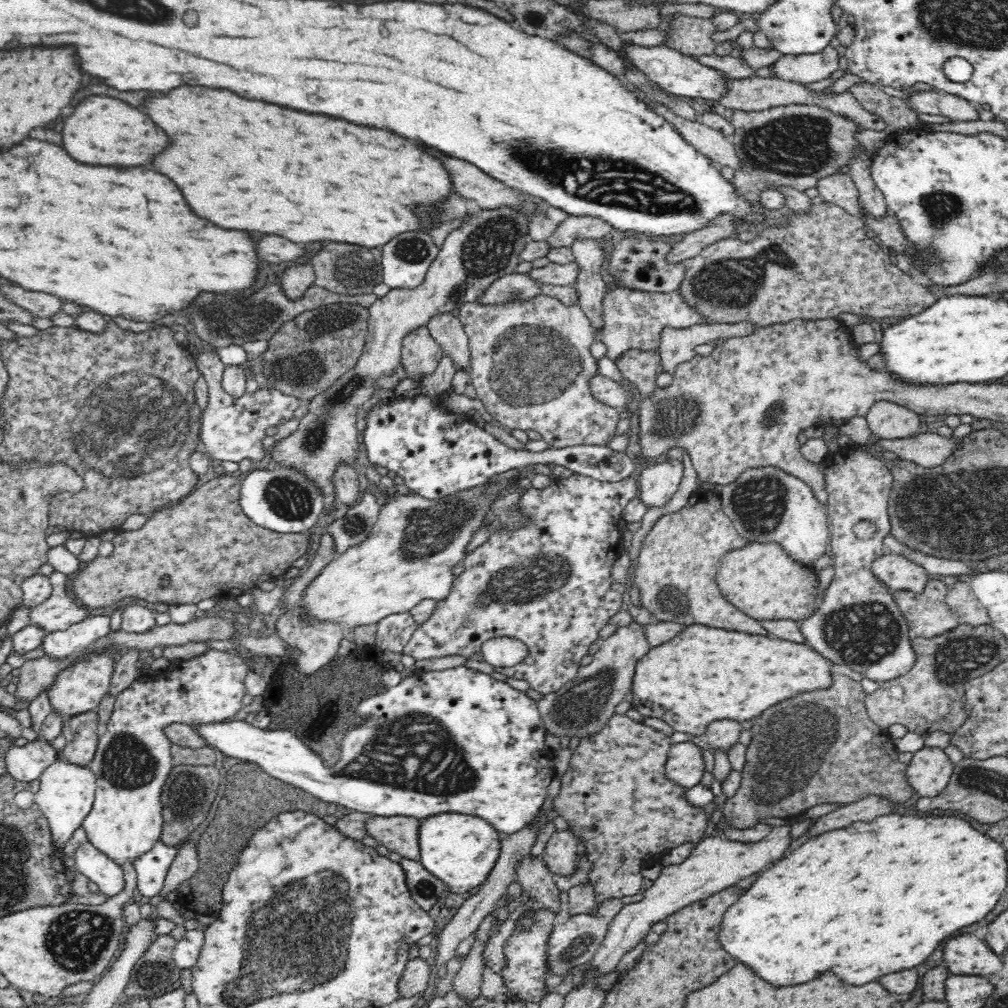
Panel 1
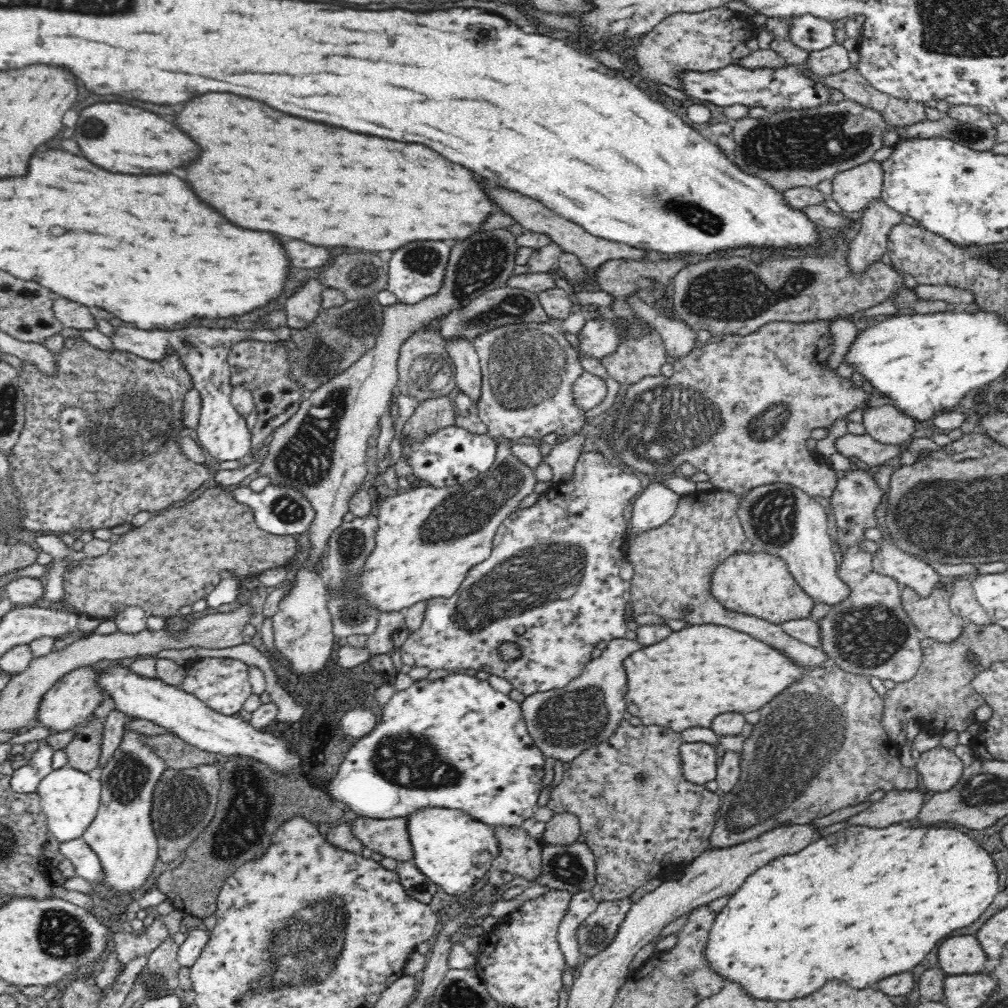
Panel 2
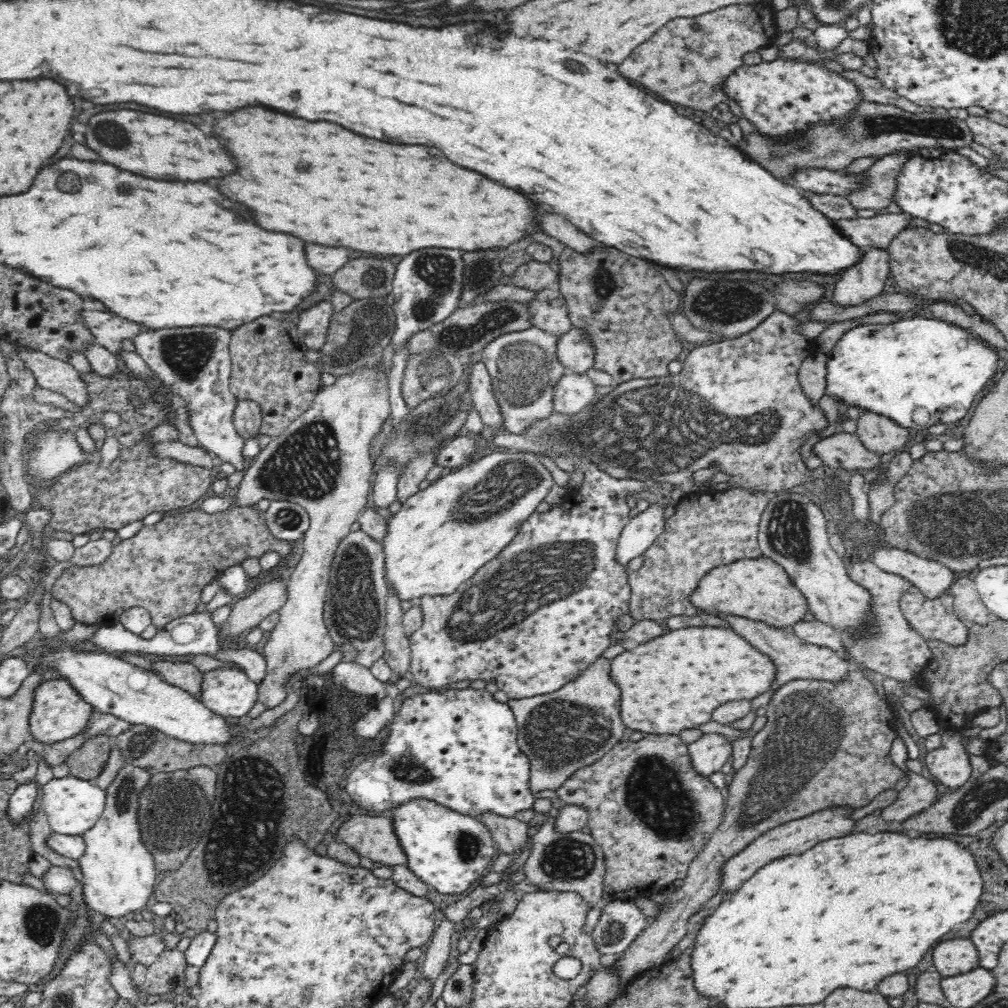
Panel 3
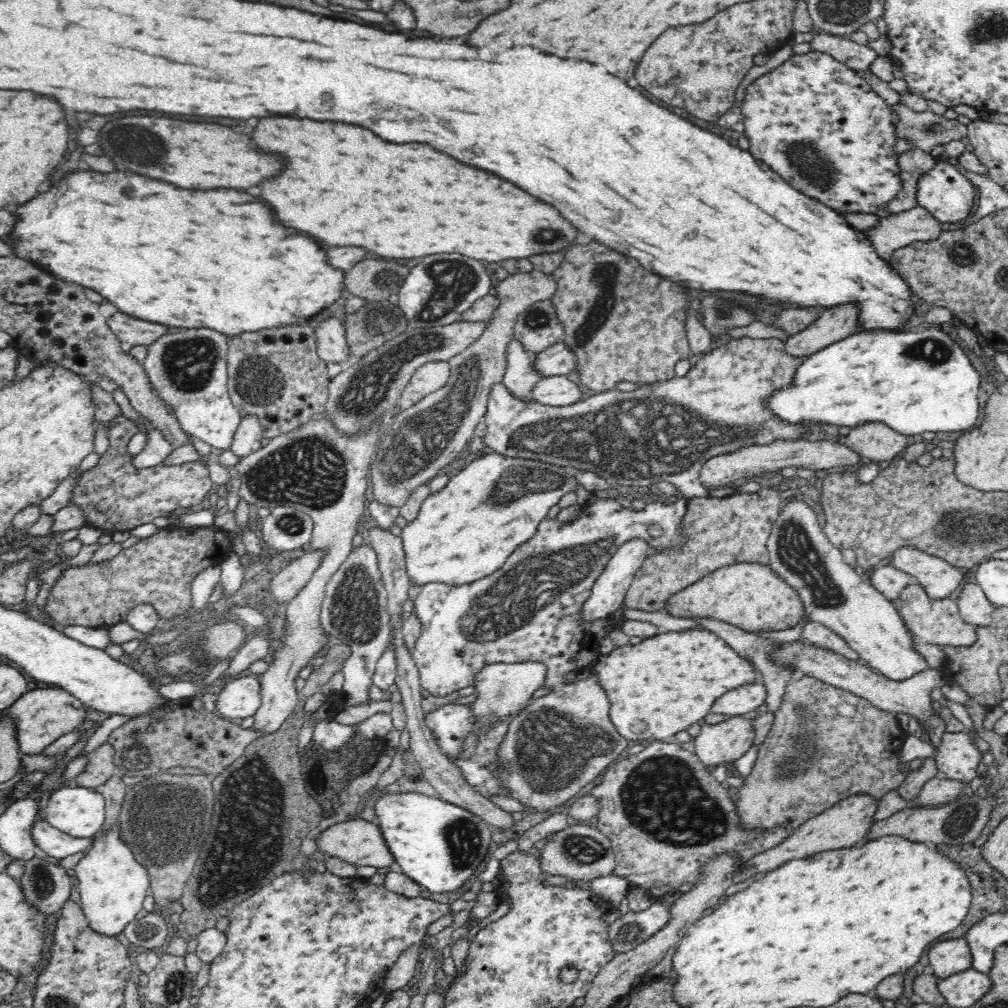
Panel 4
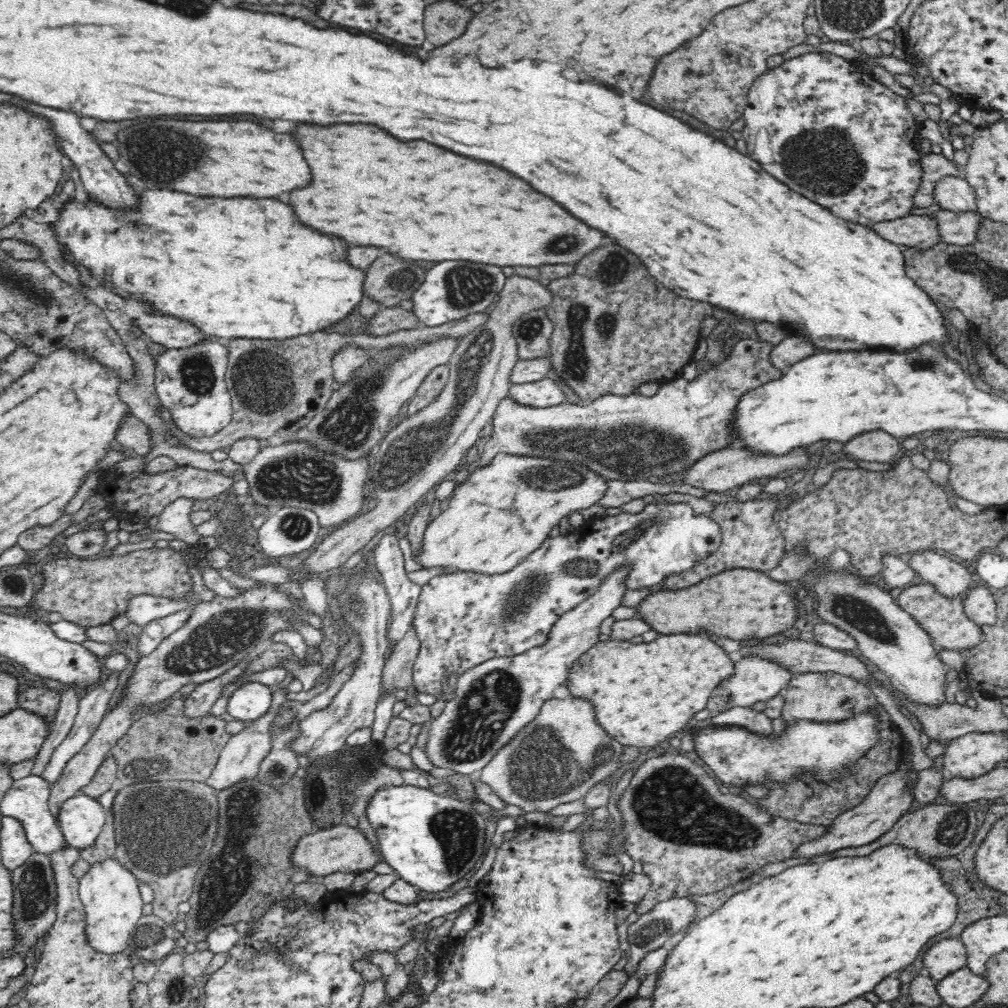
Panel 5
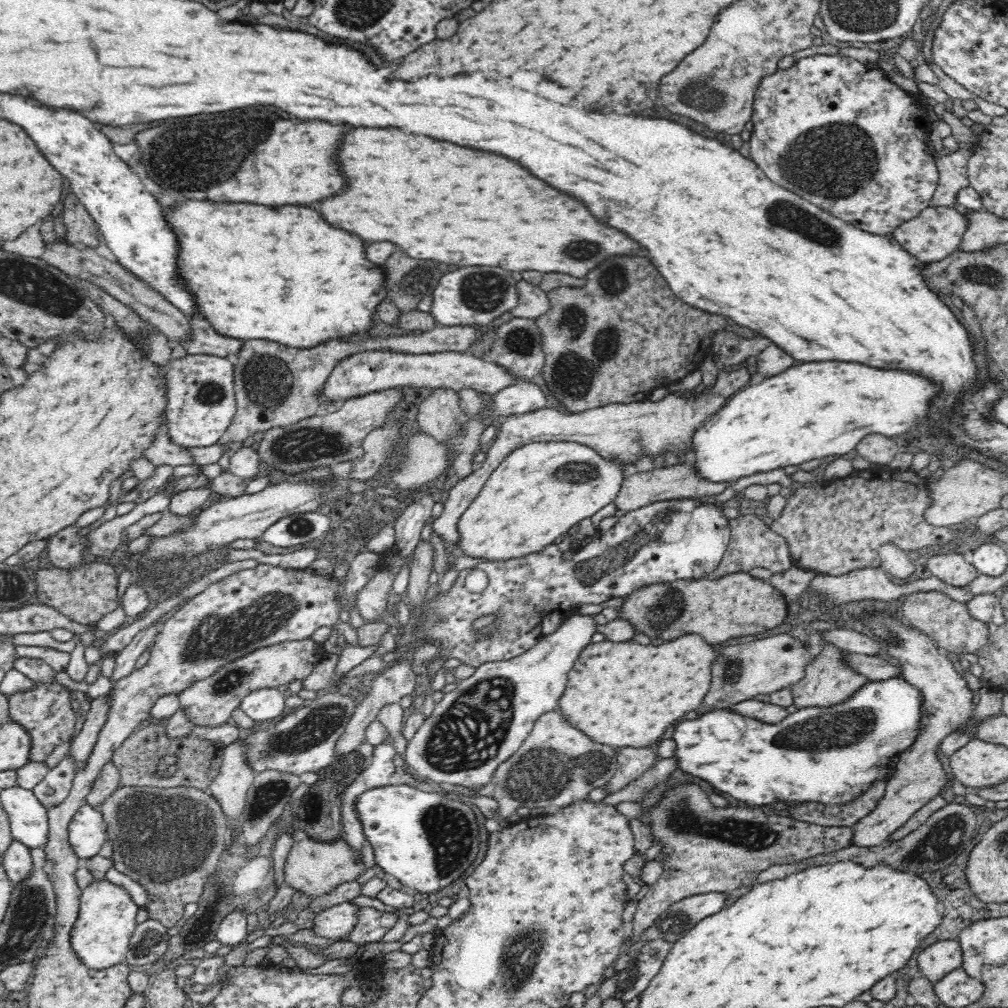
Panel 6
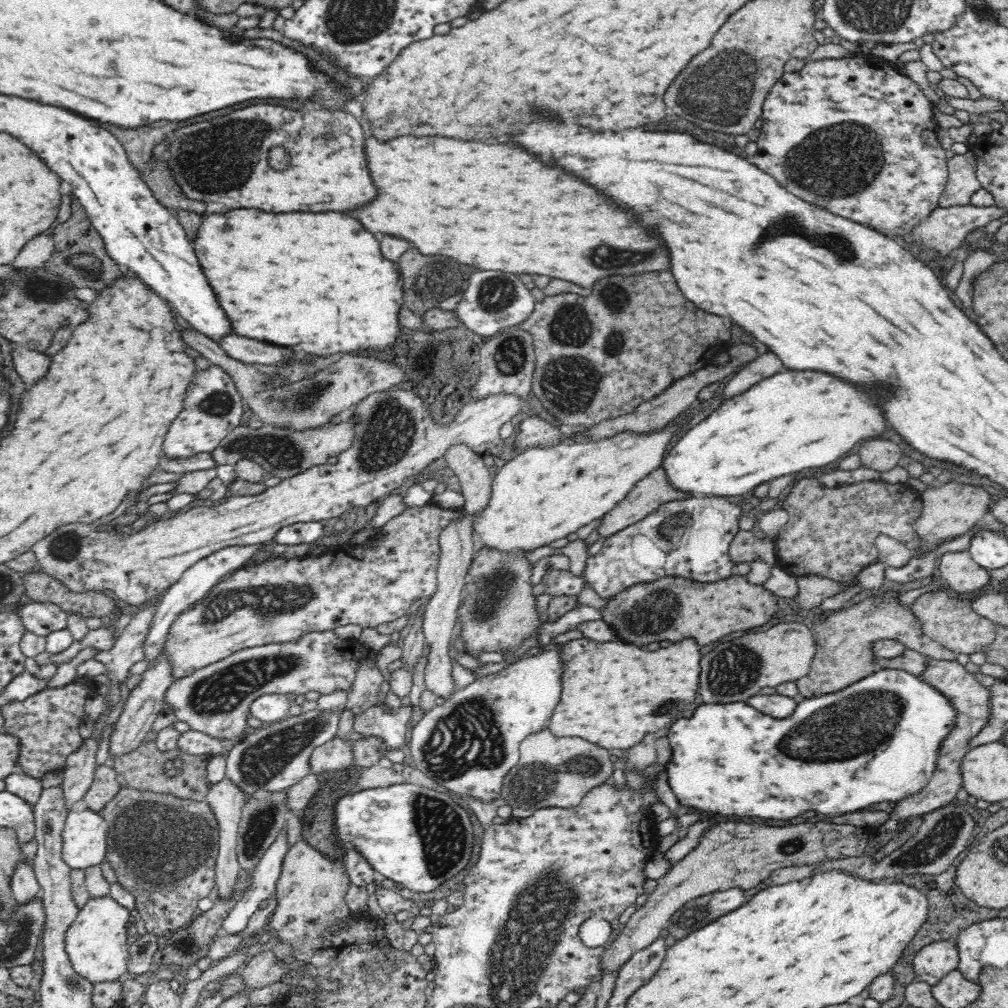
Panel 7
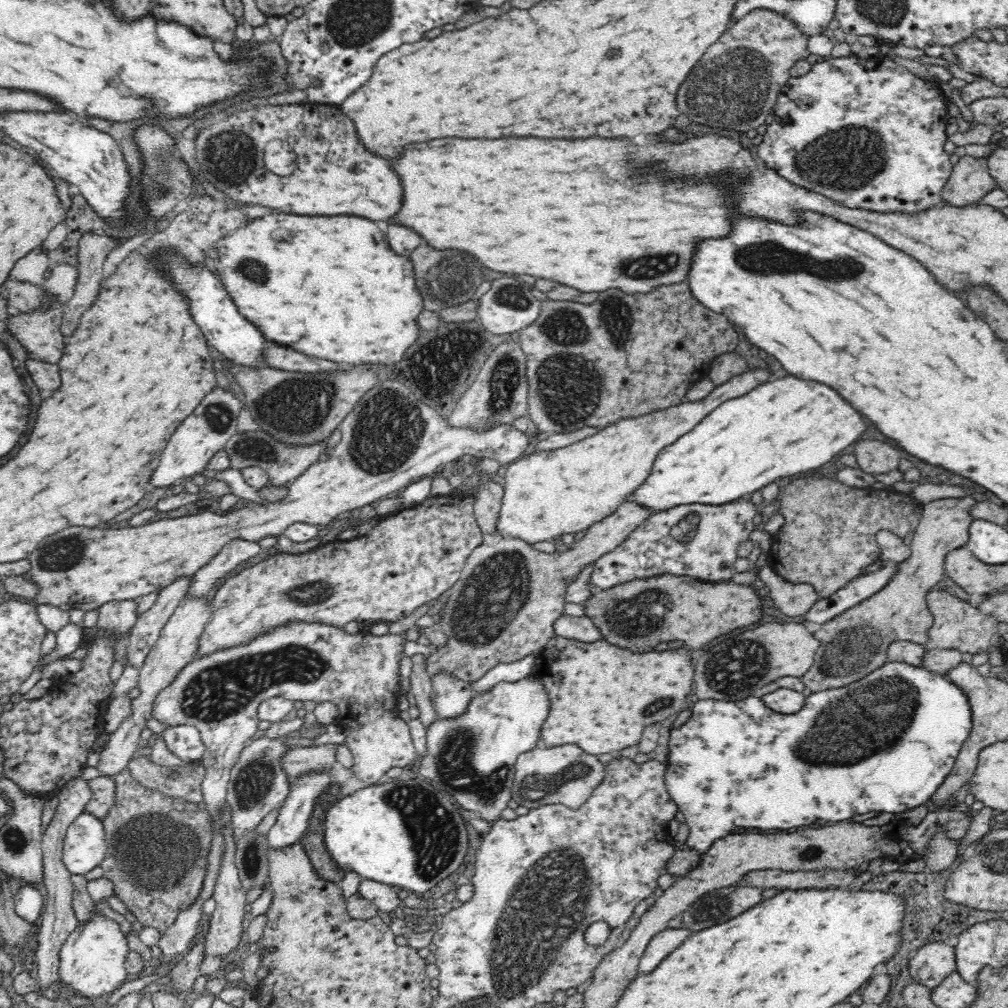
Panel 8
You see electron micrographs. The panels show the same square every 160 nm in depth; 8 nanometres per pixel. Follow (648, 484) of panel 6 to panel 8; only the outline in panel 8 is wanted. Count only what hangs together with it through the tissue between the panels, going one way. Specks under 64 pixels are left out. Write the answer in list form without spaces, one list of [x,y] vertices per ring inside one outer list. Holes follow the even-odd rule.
[[[624,501],[610,516],[594,523],[584,536],[569,547],[562,547],[552,553],[539,551],[529,542],[502,536],[494,544],[481,544],[466,559],[460,578],[448,589],[448,598],[439,613],[436,628],[447,637],[445,645],[434,647],[434,651],[424,654],[424,669],[432,680],[438,673],[452,675],[472,684],[480,680],[498,664],[515,663],[522,657],[535,655],[556,636],[553,625],[562,616],[568,587],[575,581],[578,573],[588,564],[594,564],[603,554],[620,546],[624,539],[651,514],[638,503]]]

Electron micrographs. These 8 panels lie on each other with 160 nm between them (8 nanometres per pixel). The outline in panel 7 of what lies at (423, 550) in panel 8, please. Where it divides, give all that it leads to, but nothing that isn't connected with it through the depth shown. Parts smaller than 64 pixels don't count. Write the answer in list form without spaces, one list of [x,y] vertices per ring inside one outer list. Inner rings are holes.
[[[428,502],[422,506],[410,506],[404,509],[402,514],[391,518],[384,526],[381,526],[376,531],[377,535],[374,537],[374,542],[370,546],[359,548],[359,546],[350,545],[338,545],[338,546],[326,546],[322,552],[318,555],[308,554],[302,557],[278,557],[264,561],[261,564],[242,567],[238,569],[228,577],[225,577],[220,581],[212,590],[200,601],[193,605],[186,611],[183,611],[177,616],[177,620],[171,625],[169,637],[165,642],[165,652],[173,664],[171,670],[172,676],[176,678],[182,678],[182,676],[190,676],[192,672],[204,666],[214,664],[214,662],[221,661],[222,658],[234,654],[237,650],[244,648],[252,648],[252,646],[262,646],[265,644],[290,642],[292,640],[298,640],[302,634],[306,632],[318,631],[334,631],[340,626],[347,626],[348,624],[356,624],[362,629],[377,628],[383,623],[392,623],[397,619],[401,619],[402,616],[408,615],[416,607],[416,602],[420,598],[430,598],[437,591],[437,566],[439,556],[441,553],[441,546],[439,545],[440,533],[450,524],[459,521],[462,517],[466,516],[466,512],[461,508],[449,508],[444,509],[438,506],[436,503]]]

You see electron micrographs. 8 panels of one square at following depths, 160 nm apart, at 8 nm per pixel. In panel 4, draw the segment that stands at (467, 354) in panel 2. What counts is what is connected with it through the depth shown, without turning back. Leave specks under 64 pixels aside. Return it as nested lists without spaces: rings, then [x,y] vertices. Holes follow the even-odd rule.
[[[742,337],[738,339],[726,339],[723,343],[719,343],[719,346],[714,346],[710,352],[707,352],[704,359],[698,361],[698,364],[684,377],[675,377],[668,381],[654,382],[646,385],[645,388],[636,390],[636,392],[620,392],[617,389],[608,390],[608,392],[596,393],[584,401],[576,402],[574,405],[562,407],[543,406],[534,400],[520,400],[513,394],[510,394],[510,391],[506,389],[503,383],[496,384],[492,388],[492,392],[490,392],[488,410],[483,419],[483,422],[487,426],[486,434],[483,436],[484,444],[486,444],[488,452],[506,455],[510,458],[538,460],[566,468],[571,467],[578,471],[597,474],[599,478],[606,480],[614,478],[618,484],[624,484],[624,486],[636,486],[636,484],[638,486],[648,486],[648,484],[664,480],[664,482],[672,483],[675,487],[678,487],[678,490],[687,499],[702,497],[706,495],[706,487],[700,481],[700,470],[704,462],[709,458],[714,458],[714,455],[718,454],[730,454],[732,450],[738,450],[742,446],[770,444],[774,440],[796,440],[796,438],[801,438],[800,435],[802,432],[808,430],[806,425],[790,426],[790,424],[785,424],[782,420],[773,416],[769,408],[763,406],[764,398],[768,398],[772,392],[792,385],[796,370],[798,366],[802,365],[803,360],[803,358],[789,356],[785,352],[785,342],[779,338],[757,339]]]

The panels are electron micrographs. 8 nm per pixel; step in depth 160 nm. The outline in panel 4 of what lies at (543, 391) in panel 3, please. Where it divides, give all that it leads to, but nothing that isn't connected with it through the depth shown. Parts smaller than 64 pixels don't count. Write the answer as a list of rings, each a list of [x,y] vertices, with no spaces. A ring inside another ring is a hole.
[[[512,339],[508,346],[508,370],[504,374],[503,384],[516,398],[532,401],[533,387],[541,380],[541,376],[533,370],[533,358],[523,350],[520,342]]]

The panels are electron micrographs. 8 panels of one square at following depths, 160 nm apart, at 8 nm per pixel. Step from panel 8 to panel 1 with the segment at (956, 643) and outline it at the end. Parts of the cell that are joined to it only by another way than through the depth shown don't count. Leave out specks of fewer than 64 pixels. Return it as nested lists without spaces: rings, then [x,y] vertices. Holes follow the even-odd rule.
[[[931,579],[921,593],[893,591],[898,608],[908,621],[910,631],[932,638],[958,628],[960,617],[945,601],[948,588],[944,582]]]

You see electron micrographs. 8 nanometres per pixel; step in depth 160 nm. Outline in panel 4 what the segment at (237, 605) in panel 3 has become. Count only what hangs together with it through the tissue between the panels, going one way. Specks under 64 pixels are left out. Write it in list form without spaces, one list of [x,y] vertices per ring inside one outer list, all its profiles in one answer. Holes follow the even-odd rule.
[[[308,547],[303,556],[292,560],[272,579],[270,596],[287,604],[308,584],[324,557],[325,550]]]

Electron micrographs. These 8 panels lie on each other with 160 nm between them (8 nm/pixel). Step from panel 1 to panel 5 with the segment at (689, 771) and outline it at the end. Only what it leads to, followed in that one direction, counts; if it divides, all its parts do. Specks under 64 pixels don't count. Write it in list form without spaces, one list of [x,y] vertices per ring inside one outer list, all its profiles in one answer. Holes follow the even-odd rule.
[[[750,706],[730,708],[724,714],[712,718],[712,724],[718,726],[743,726],[750,732],[768,736],[773,732],[772,718],[768,718],[764,711],[756,711]]]

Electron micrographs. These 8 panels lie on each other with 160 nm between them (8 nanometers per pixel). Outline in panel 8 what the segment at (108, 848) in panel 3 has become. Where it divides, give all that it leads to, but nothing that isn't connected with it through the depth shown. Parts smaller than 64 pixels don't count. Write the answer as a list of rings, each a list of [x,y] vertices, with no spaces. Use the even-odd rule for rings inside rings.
[[[97,915],[85,926],[76,927],[66,939],[59,954],[59,982],[66,991],[74,996],[94,998],[113,993],[120,988],[127,978],[125,961],[129,952],[128,938],[120,931],[120,926],[104,915]]]

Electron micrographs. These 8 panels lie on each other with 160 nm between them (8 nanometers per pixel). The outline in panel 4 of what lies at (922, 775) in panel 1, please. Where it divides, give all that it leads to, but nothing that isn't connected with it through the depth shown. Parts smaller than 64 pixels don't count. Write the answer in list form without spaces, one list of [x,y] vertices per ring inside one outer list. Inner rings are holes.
[[[947,732],[937,746],[935,761],[944,778],[968,782],[978,777],[983,766],[982,753],[975,743],[976,732]]]

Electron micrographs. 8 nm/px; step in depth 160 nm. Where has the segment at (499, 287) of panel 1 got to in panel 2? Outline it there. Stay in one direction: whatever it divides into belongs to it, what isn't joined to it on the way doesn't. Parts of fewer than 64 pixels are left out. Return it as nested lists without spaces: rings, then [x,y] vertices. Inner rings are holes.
[[[504,286],[485,292],[470,301],[464,308],[450,310],[448,314],[437,320],[433,328],[446,342],[452,342],[452,339],[466,339],[473,343],[478,335],[501,326],[529,322],[545,323],[549,320],[550,317],[543,309],[538,294]]]

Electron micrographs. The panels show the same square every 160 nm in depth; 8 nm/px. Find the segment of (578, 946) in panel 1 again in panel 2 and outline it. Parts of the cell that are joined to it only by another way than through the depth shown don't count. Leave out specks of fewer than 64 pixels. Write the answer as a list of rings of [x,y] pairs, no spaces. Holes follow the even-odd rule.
[[[628,897],[598,903],[596,910],[577,930],[580,952],[588,957],[594,957],[610,946],[633,904]]]

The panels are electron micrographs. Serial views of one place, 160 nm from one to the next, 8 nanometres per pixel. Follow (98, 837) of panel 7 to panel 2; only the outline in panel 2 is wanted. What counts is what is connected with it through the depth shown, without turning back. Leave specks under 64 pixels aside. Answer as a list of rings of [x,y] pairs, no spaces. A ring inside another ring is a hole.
[[[56,750],[52,754],[52,770],[40,781],[37,793],[39,805],[46,815],[48,831],[62,843],[82,837],[94,822],[101,801],[101,781],[93,780],[88,773],[70,767],[63,750]]]

